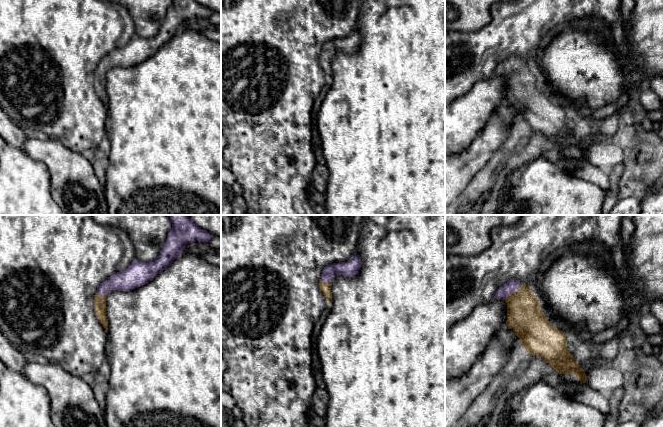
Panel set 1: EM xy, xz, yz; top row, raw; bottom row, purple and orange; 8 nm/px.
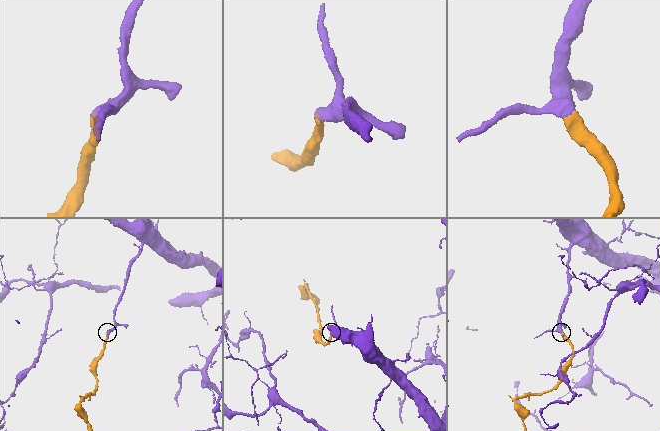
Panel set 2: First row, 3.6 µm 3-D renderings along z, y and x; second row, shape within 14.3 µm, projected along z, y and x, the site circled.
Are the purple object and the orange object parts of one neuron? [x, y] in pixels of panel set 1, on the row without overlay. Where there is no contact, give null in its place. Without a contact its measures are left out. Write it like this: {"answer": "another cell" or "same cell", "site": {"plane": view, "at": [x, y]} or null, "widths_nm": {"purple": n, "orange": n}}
{"answer": "same cell", "site": {"plane": "yz", "at": [513, 68]}, "widths_nm": {"purple": 100, "orange": 280}}

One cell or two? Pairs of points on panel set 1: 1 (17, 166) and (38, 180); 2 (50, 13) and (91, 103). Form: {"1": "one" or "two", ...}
{"1": "one", "2": "one"}

